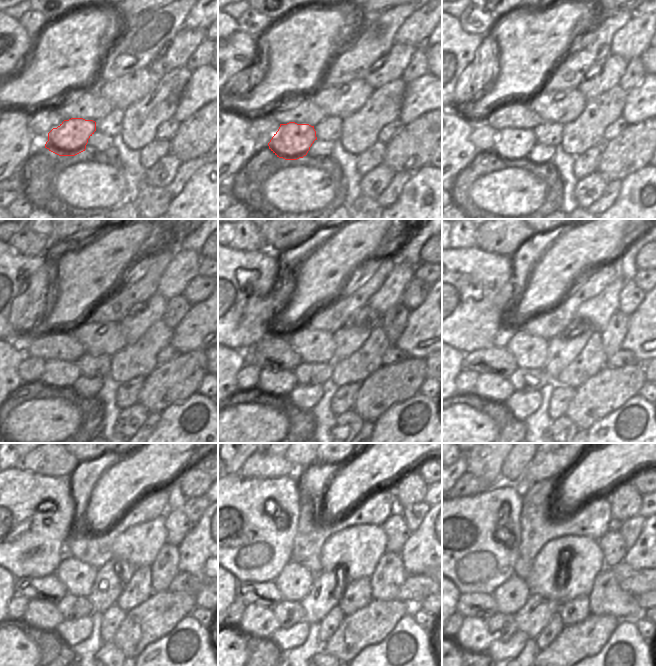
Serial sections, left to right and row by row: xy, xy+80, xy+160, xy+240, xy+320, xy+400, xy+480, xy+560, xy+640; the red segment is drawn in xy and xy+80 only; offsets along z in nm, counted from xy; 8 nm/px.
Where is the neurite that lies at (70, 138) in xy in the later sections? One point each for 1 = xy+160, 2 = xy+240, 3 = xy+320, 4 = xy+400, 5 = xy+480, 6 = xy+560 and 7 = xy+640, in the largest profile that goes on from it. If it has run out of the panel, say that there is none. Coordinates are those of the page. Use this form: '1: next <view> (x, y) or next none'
1: next xy+160 (512, 144)
2: next xy+240 (58, 374)
3: next xy+320 (276, 385)
4: next xy+400 (490, 387)
5: next xy+480 (40, 615)
6: next xy+560 (258, 622)
7: next xy+640 (473, 637)

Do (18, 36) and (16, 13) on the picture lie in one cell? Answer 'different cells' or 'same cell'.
different cells

